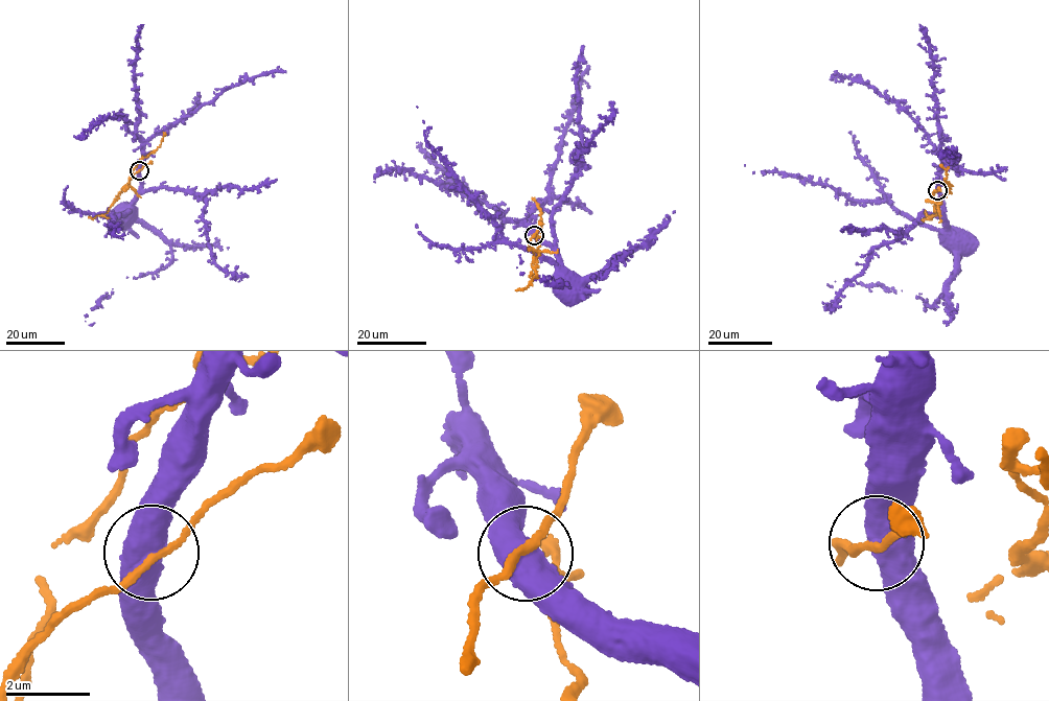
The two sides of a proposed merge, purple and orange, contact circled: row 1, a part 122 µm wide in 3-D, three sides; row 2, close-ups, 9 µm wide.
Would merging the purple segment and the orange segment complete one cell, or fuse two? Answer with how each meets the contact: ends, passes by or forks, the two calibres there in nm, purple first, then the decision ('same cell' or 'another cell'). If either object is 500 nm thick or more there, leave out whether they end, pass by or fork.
550 nm thick on the purple side, 170 nm on the other; another cell

